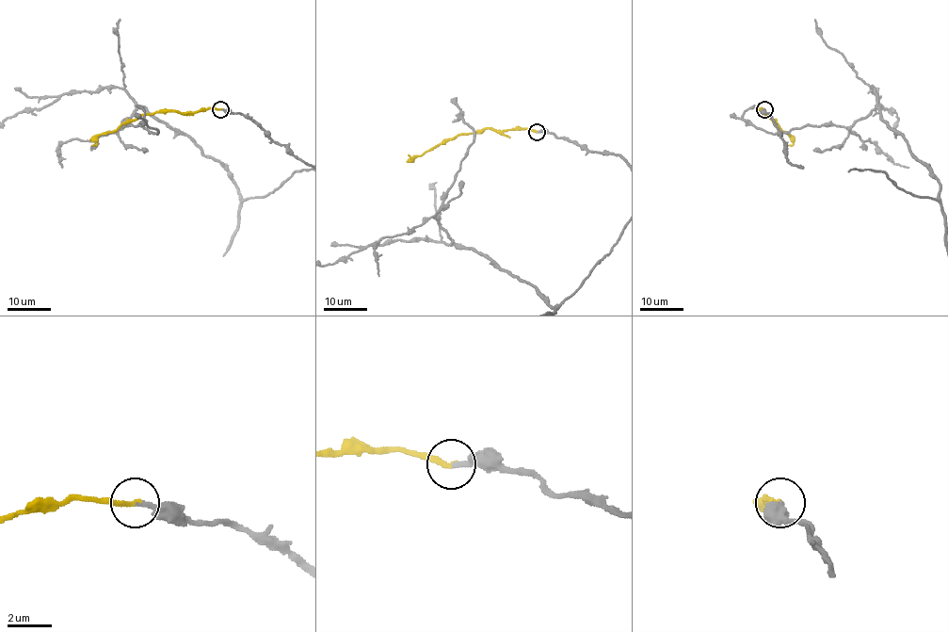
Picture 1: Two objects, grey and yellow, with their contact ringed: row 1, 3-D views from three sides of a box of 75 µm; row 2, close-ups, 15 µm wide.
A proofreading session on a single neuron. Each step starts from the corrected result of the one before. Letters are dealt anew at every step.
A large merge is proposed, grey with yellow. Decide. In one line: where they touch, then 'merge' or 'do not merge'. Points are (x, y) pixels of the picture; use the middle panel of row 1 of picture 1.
place (537, 132); merge

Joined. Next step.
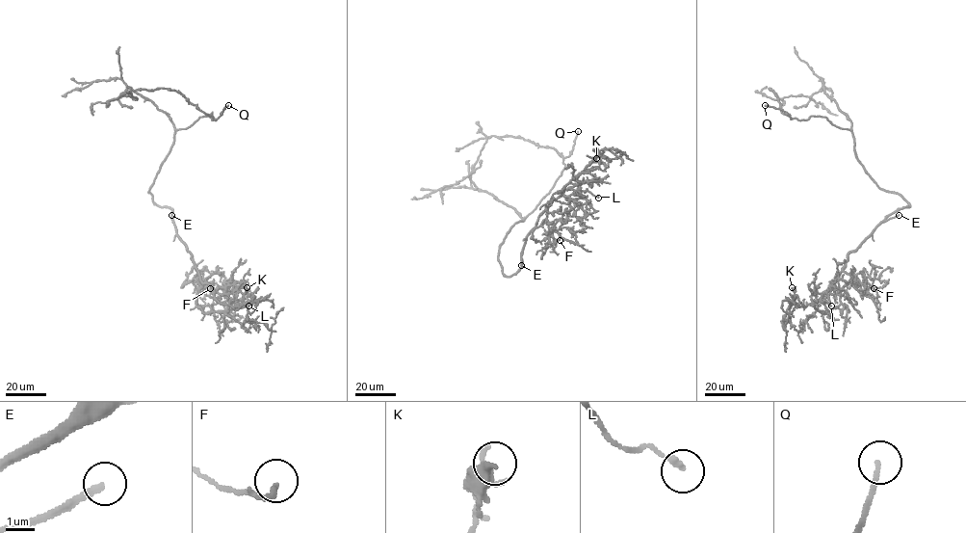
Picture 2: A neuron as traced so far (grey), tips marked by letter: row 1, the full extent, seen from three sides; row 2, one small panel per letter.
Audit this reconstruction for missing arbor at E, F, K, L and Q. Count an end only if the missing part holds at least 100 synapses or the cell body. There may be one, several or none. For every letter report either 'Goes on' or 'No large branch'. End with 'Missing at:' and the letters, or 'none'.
E: Goes on
F: No large branch
K: No large branch
L: No large branch
Q: No large branch
Missing at: E

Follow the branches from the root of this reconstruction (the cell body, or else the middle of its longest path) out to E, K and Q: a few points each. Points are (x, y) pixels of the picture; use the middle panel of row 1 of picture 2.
E: (498, 256), (506, 276), (513, 275), (521, 267), (522, 251), (521, 265)
K: (498, 256), (502, 272), (507, 277), (513, 275), (521, 267), (526, 237), (537, 218), (596, 158)
Q: (498, 256), (499, 246), (509, 228), (535, 208), (561, 174), (565, 165), (563, 158), (570, 154), (578, 131)

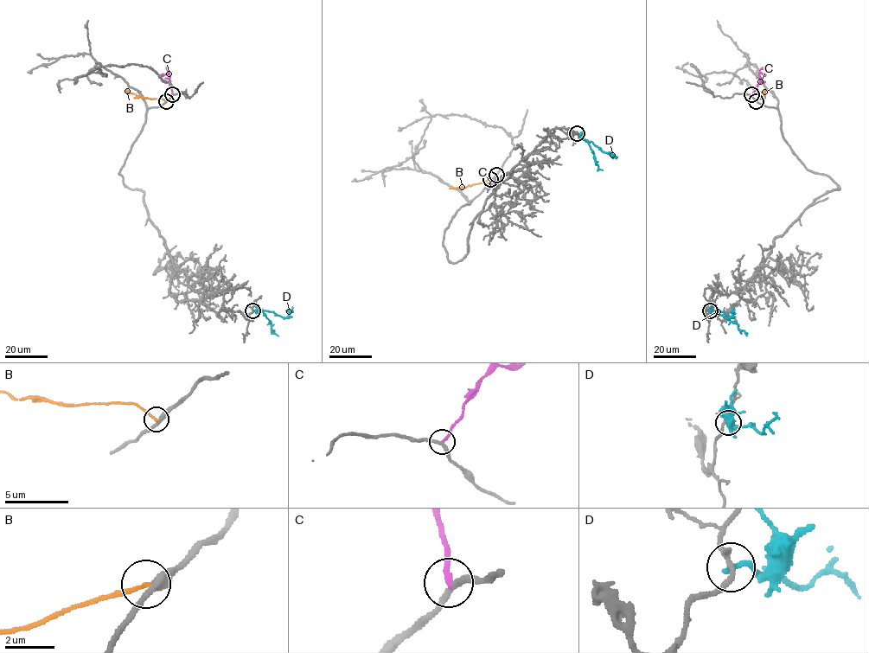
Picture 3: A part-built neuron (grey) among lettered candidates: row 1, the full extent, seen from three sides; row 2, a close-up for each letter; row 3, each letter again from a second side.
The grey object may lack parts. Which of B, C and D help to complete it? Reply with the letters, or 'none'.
none

